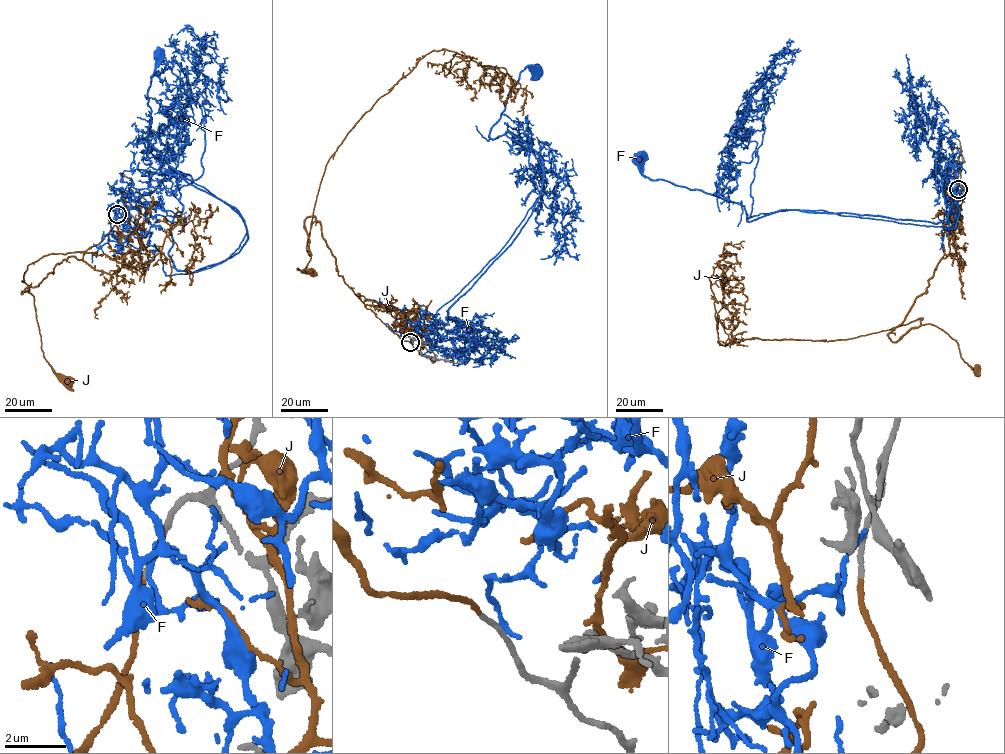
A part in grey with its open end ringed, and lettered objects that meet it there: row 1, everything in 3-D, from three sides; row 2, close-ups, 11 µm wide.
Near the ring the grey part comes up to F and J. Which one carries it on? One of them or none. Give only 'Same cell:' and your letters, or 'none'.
Same cell: J

